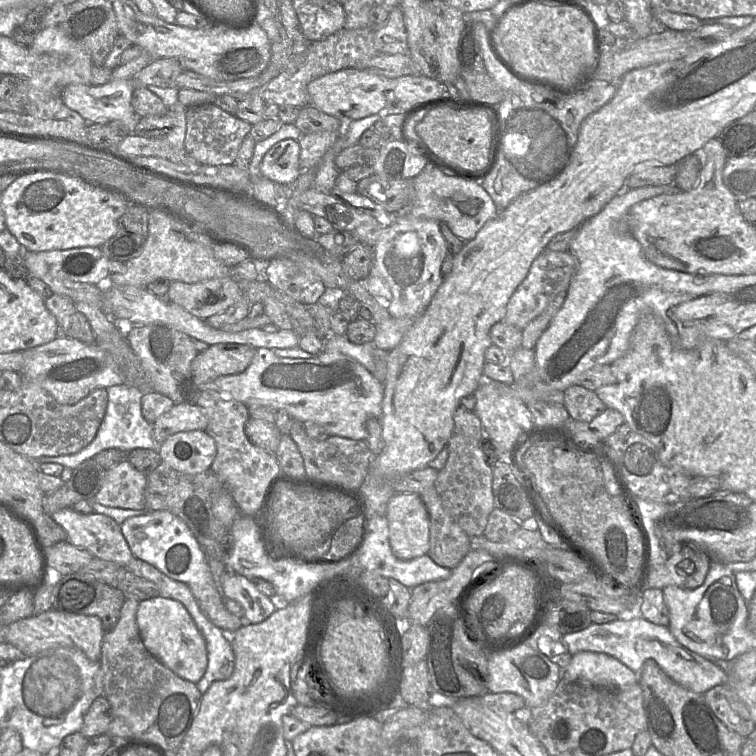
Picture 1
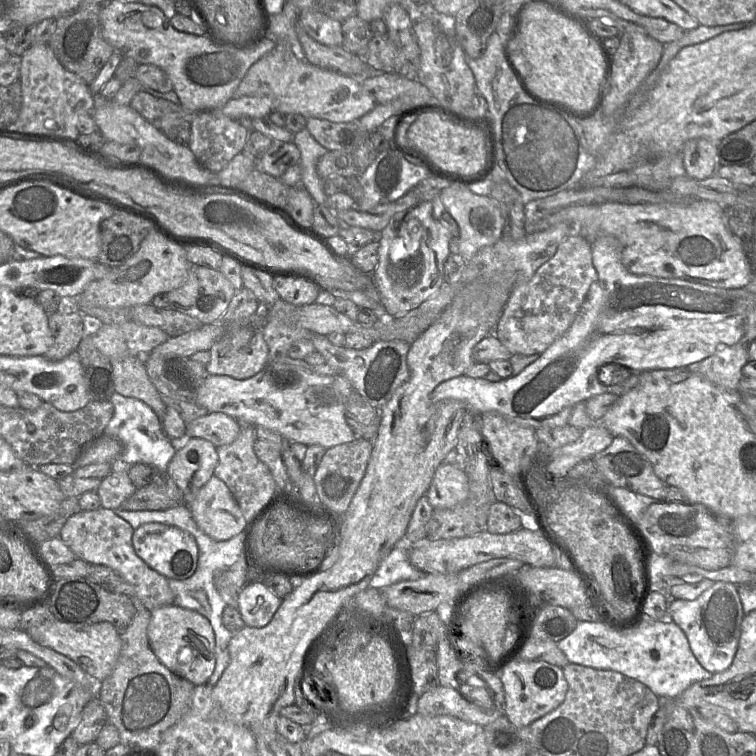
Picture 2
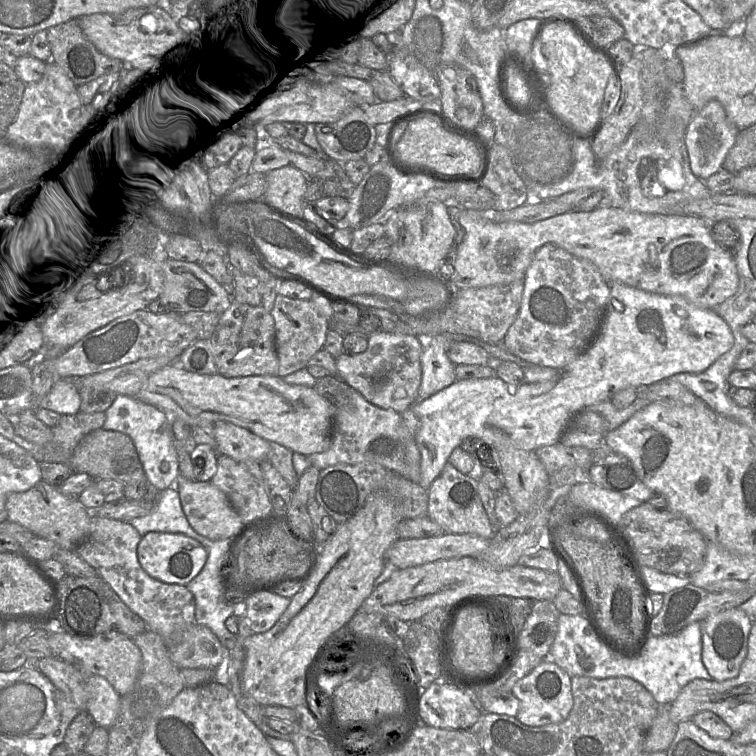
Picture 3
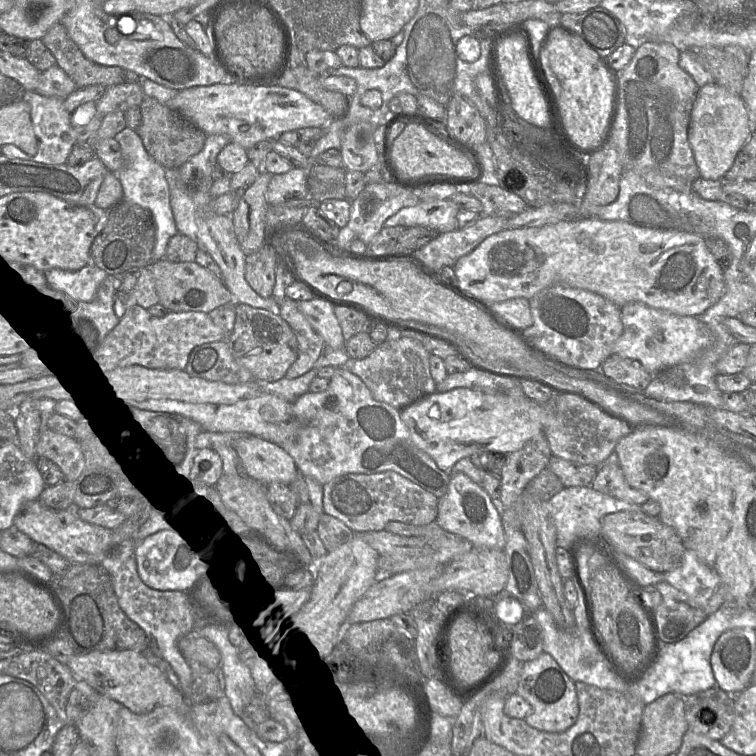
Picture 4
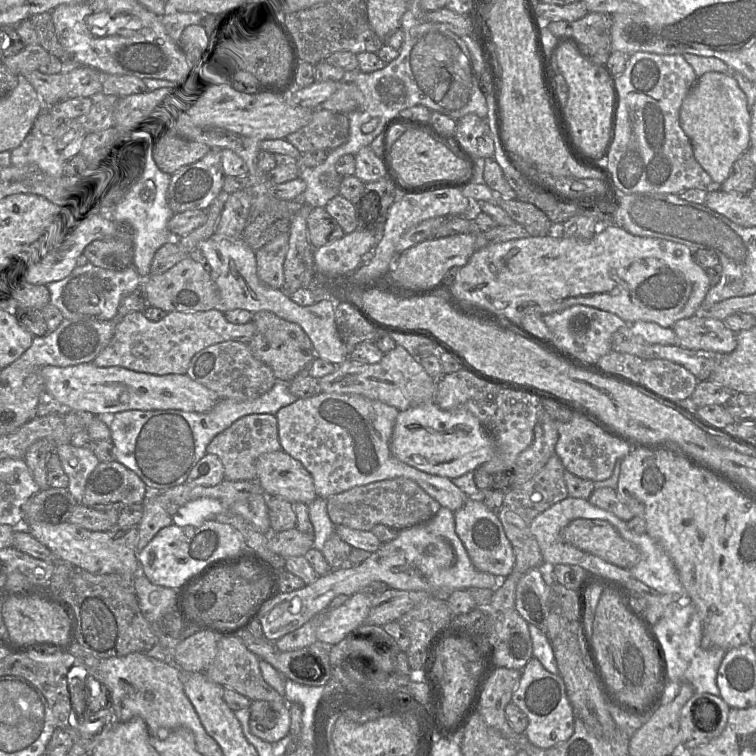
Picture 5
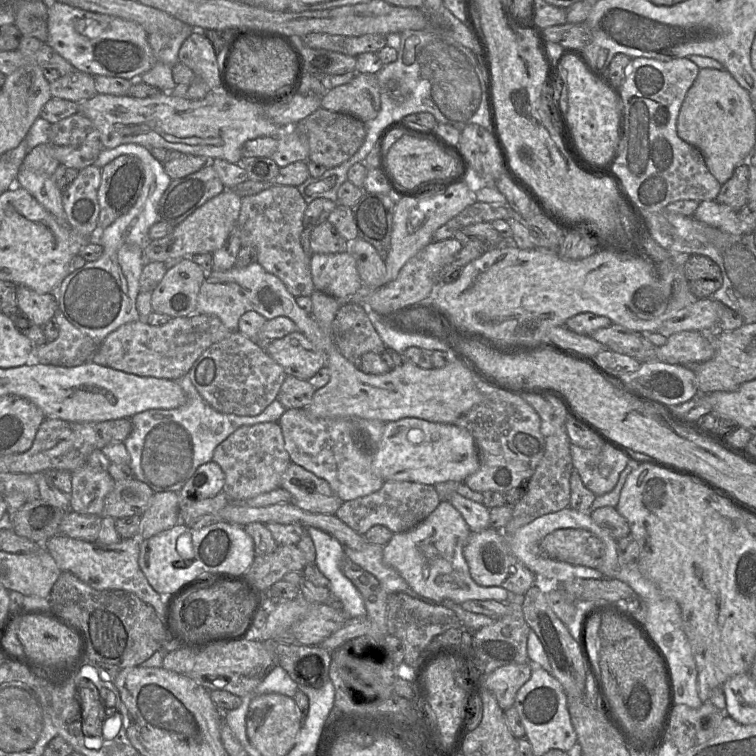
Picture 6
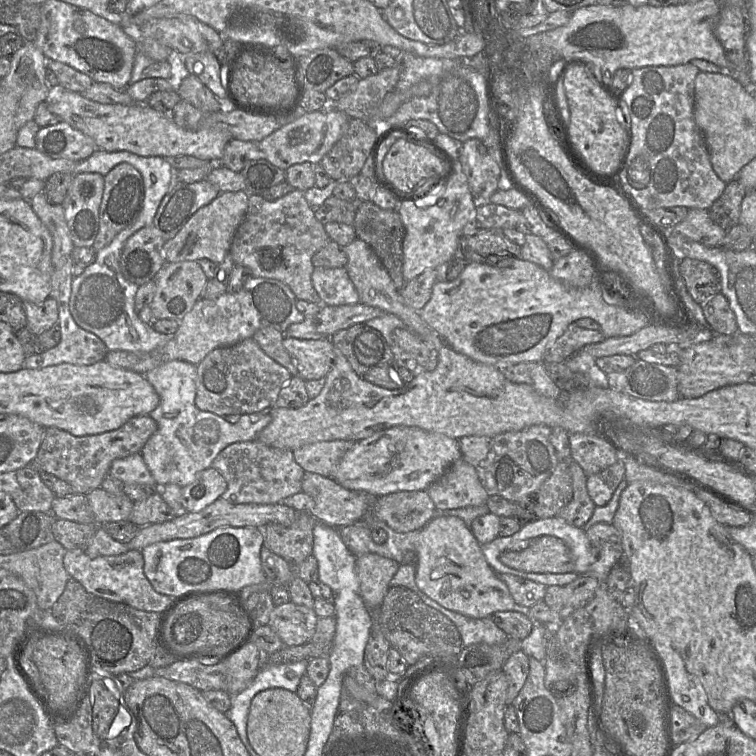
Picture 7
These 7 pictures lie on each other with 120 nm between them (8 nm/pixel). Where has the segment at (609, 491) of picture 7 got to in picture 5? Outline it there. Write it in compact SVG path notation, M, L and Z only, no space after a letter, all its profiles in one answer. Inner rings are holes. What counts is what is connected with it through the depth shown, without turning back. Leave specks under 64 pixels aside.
M574 410L572 418L567 422L557 422L558 441L555 454L560 458L564 468L582 479L600 482L608 479L618 460L630 453L634 445L627 440L605 433L596 423Z

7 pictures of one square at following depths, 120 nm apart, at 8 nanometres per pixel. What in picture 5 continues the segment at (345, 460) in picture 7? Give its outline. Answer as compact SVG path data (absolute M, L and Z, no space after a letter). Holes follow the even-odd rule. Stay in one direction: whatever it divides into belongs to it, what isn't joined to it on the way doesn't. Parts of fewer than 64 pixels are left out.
M435 402L400 411L390 441L392 454L401 462L428 474L454 479L468 472L474 472L494 455L492 440L479 420L465 408L441 409Z

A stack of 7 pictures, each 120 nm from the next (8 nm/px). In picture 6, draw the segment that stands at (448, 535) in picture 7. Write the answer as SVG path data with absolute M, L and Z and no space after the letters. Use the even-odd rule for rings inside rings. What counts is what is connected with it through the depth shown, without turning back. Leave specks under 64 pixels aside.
M447 500L415 527L395 533L384 546L384 561L406 580L419 595L434 603L445 600L462 604L467 600L496 600L505 602L509 591L498 586L481 586L476 583L464 557L471 530L462 515Z

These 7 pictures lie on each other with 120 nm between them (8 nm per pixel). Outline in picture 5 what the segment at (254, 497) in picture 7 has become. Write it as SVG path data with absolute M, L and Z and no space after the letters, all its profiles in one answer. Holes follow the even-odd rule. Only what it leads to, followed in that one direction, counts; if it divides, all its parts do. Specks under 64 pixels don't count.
M253 414L237 420L218 434L207 446L206 453L216 455L224 467L225 480L257 481L257 461L267 453L282 450L275 415Z

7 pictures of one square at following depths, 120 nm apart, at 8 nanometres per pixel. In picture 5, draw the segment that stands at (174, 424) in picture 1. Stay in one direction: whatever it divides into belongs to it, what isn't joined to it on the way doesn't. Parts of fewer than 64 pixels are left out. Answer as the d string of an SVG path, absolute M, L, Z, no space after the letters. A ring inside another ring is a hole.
M282 450L262 455L256 469L257 482L267 496L307 505L318 497L311 474L301 462Z

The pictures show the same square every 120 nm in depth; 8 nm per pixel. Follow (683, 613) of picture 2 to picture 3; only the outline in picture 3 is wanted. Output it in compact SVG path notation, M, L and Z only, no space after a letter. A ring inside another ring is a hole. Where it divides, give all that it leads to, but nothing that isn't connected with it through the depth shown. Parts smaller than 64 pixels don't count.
M739 608L727 609L701 621L702 661L713 680L722 682L737 677L747 656L752 620Z

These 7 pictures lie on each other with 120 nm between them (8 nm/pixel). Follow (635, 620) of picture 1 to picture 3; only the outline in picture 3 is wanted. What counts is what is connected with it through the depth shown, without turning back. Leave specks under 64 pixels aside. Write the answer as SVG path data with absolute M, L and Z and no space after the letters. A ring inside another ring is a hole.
M560 614L558 631L549 651L549 658L570 677L585 676L595 679L630 678L643 685L659 706L668 706L681 690L694 679L711 680L702 661L701 622L694 622L672 636L651 635L638 658L624 658L614 654L596 637L582 615Z

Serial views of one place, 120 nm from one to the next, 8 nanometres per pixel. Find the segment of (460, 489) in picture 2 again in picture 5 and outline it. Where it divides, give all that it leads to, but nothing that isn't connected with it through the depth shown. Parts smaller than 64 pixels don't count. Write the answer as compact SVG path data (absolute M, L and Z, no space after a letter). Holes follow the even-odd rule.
M470 497L461 509L454 512L454 516L456 533L465 546L474 567L499 579L508 577L515 566L515 553L499 516L492 512L481 498Z

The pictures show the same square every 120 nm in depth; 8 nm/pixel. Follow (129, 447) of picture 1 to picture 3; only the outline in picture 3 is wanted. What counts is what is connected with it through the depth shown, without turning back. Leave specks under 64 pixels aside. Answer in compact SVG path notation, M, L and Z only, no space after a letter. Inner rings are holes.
M118 395L105 413L106 420L102 429L119 431L132 439L150 485L159 491L174 486L180 468L167 416L155 406L128 395Z

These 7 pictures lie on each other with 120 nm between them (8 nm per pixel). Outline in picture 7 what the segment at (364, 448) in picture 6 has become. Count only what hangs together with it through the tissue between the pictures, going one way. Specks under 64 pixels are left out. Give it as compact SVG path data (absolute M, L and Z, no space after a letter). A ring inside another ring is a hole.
M332 440L311 443L293 450L293 456L306 472L332 477L337 463L355 442Z

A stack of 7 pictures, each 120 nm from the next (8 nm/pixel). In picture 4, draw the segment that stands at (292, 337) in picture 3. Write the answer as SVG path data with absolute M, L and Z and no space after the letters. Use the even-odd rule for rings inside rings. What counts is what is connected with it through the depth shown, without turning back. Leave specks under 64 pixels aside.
M285 298L278 314L290 325L298 341L298 357L284 378L295 379L311 370L326 344L297 307L297 302Z

